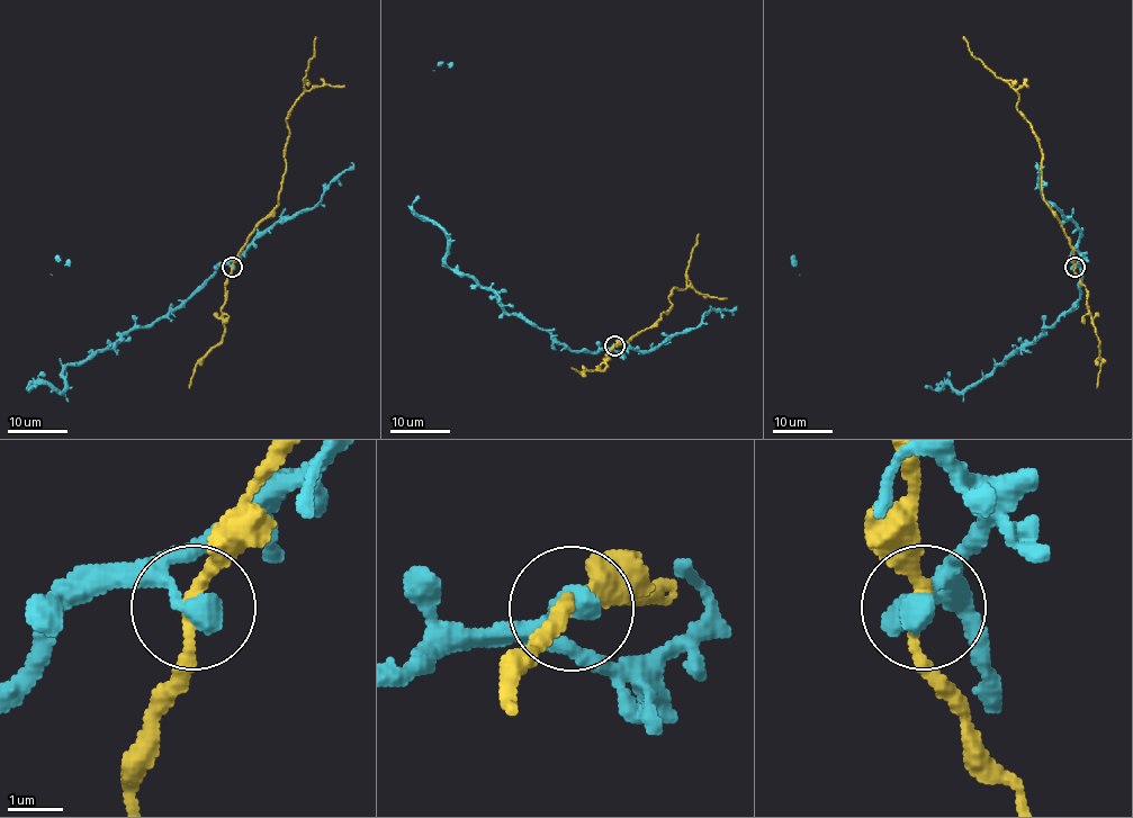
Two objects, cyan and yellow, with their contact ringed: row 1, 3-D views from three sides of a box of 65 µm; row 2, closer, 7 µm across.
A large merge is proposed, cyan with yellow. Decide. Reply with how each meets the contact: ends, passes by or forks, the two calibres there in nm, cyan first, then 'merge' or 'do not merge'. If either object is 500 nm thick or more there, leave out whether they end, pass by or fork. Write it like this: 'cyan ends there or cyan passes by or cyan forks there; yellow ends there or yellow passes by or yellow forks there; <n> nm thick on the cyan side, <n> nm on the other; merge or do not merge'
cyan ends there; yellow passes by; 420 nm thick on the cyan side, 240 nm on the other; merge

